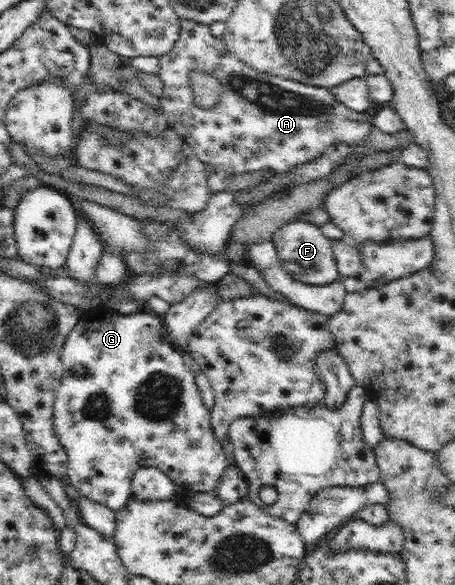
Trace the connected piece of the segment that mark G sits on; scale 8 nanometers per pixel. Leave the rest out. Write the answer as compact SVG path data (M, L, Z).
M104 305L87 309L87 311L82 312L78 323L74 325L74 329L66 337L62 347L61 362L63 363L63 375L53 403L53 424L56 435L59 437L60 443L68 456L67 478L70 479L70 484L76 487L79 497L106 504L114 512L124 508L124 504L133 497L130 493L131 481L136 470L140 468L140 464L138 464L140 463L140 457L147 459L148 466L158 468L164 472L164 475L168 476L173 483L191 488L194 493L217 489L218 485L220 485L220 478L227 466L223 443L216 439L211 426L211 410L203 402L194 374L185 364L183 353L176 349L164 334L164 320L161 316L142 311L122 315L111 306Z

